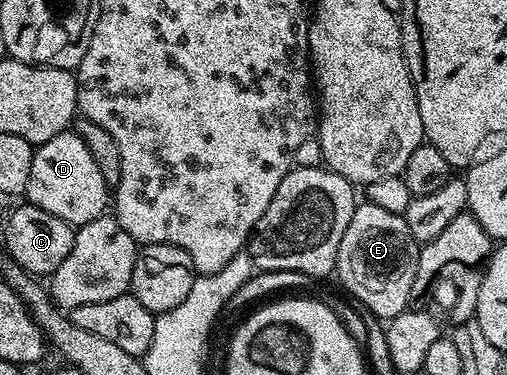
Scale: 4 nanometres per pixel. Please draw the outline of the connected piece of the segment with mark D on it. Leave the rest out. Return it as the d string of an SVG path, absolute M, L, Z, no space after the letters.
M73 130L56 134L56 138L35 147L32 174L28 174L24 196L40 210L72 226L92 222L100 218L108 208L108 189L104 174L100 174L92 154L88 154L88 146L84 146L84 142Z

